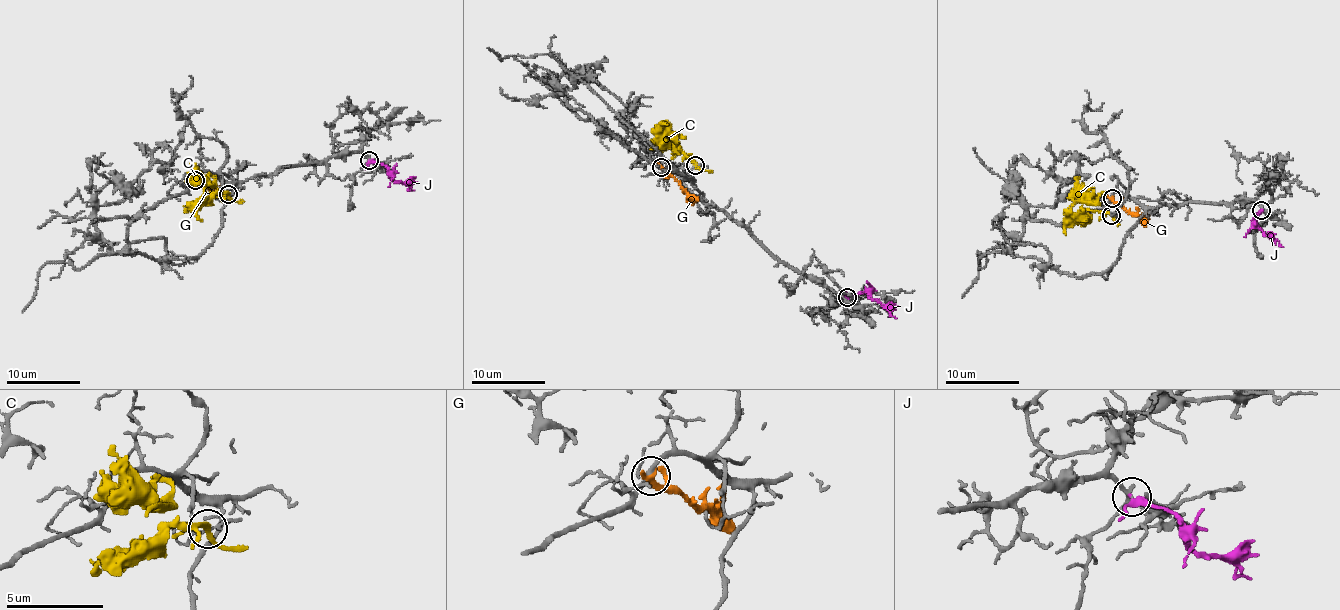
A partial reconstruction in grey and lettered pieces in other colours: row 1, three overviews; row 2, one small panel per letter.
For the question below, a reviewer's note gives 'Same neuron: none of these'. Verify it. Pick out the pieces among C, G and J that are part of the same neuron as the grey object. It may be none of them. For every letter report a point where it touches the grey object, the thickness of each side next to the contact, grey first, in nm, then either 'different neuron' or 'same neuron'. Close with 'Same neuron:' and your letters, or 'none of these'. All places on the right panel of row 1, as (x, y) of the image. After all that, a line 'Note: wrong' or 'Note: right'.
C: contact (1111, 215); calibres 90 and 240 nm; different neuron
G: contact (1112, 198); calibres 240 and 300 nm; different neuron
J: contact (1261, 210); calibres 150 and 240 nm; same neuron
Same neuron: J
Note: wrong

